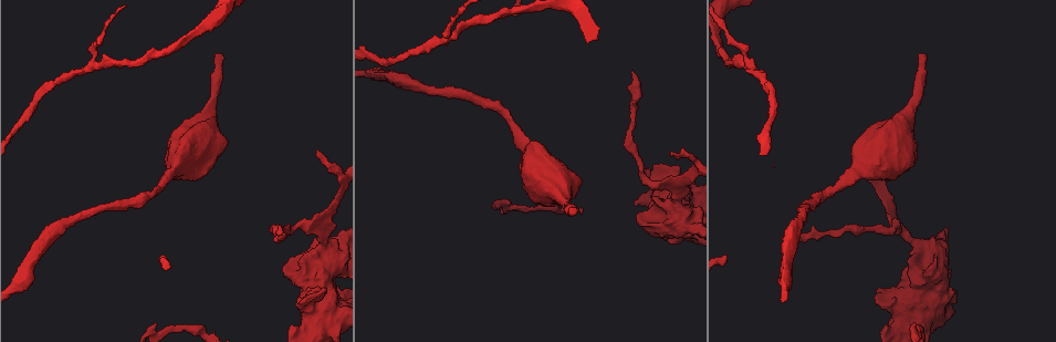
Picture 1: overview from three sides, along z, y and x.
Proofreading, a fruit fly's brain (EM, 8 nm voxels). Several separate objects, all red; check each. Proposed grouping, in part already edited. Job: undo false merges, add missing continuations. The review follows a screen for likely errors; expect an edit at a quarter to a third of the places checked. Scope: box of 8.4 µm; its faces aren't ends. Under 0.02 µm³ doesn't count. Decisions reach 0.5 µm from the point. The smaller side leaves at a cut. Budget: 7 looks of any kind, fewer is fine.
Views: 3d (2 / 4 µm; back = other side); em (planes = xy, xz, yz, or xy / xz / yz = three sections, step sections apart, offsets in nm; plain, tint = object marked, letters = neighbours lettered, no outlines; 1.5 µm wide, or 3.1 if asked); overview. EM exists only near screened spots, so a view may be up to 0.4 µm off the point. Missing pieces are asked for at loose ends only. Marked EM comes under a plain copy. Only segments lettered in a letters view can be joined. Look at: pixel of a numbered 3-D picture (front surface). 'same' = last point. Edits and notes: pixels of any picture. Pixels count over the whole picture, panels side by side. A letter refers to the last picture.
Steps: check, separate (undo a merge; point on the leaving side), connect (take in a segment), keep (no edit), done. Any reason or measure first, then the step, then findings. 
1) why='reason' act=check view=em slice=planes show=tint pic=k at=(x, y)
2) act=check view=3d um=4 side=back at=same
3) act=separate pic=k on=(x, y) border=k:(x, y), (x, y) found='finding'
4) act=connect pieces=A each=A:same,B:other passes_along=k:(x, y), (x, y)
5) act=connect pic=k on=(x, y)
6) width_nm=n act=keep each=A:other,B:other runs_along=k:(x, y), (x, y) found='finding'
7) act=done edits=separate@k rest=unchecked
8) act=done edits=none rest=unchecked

why='two arms in line, one across' act=check view=em slice=planes show=letters pic=1 at=(104, 61)

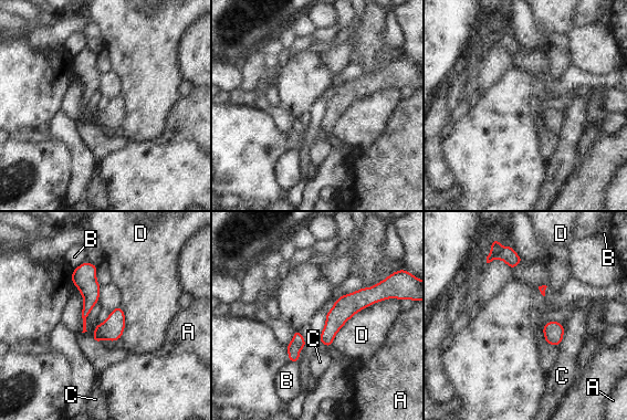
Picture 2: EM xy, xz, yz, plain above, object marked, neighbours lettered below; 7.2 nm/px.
act=keep each=A:other,B:other,C:other,D:other border=2:(399, 300), (357, 311), (331, 346) found='all the same cell'

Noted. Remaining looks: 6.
why='thin end' act=check view=3d um=2 pic=1 at=(674, 153)

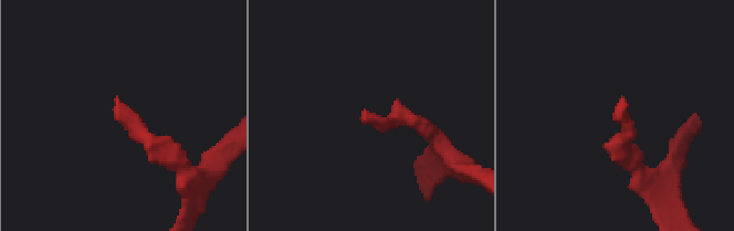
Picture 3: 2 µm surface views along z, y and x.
why='now the EM' act=check view=em slice=planes show=letters pic=3 at=(368, 115)

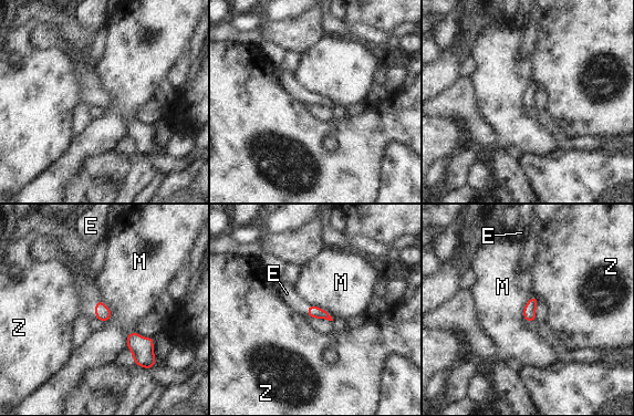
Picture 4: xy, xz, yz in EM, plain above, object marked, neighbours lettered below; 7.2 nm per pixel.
width_nm=90 act=connect pieces=E each=E:same,M:other,Z:other passes_along=4:(102, 312), (95, 308), (87, 298) found='it goes on there'

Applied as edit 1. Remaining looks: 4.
act=check view=overview

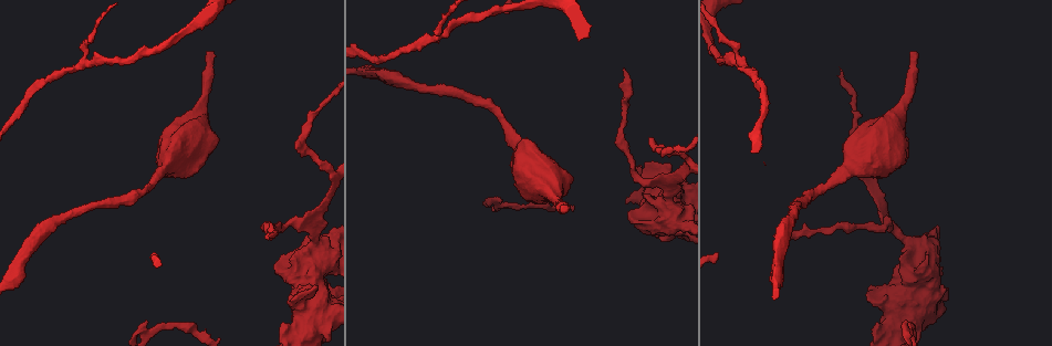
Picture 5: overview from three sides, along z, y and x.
why='free end' act=check view=3d um=2 side=back pic=5 at=(568, 211)

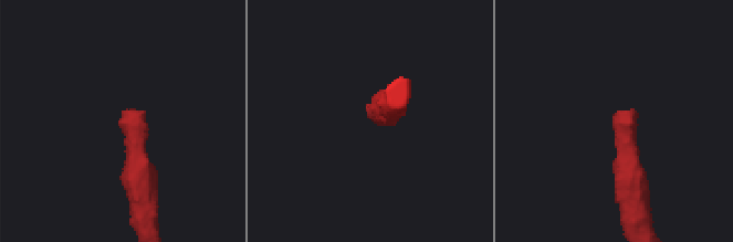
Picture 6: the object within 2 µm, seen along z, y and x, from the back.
act=check view=em slice=xz step=8 show=tint pic=6 at=(375, 122)

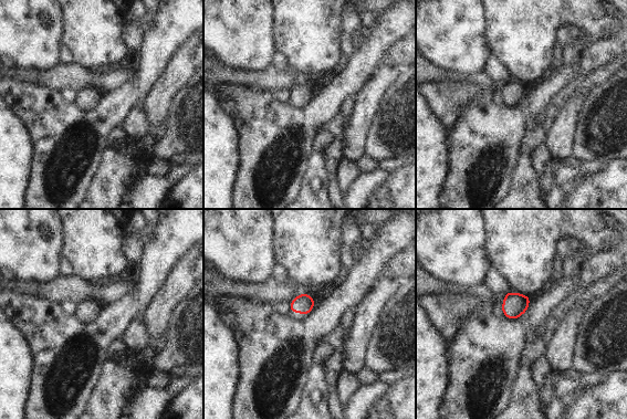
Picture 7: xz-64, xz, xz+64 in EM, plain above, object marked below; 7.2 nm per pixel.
act=check view=em slice=planes show=letters at=same

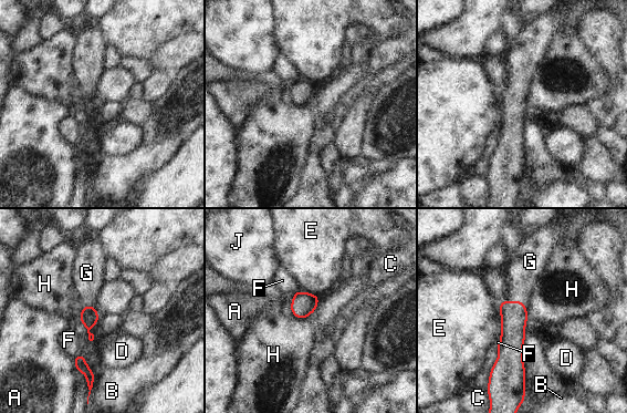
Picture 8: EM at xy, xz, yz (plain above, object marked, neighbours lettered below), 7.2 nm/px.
act=connect pieces=G each=A:other,B:other,C:other,D:other,E:other,F:other,G:same,H:other,J:other passes_along=8:(513, 317), (516, 301), (524, 268) found='the cell continues'

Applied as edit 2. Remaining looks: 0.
act=done edits=connect@4,connect@8 rest=unchecked

